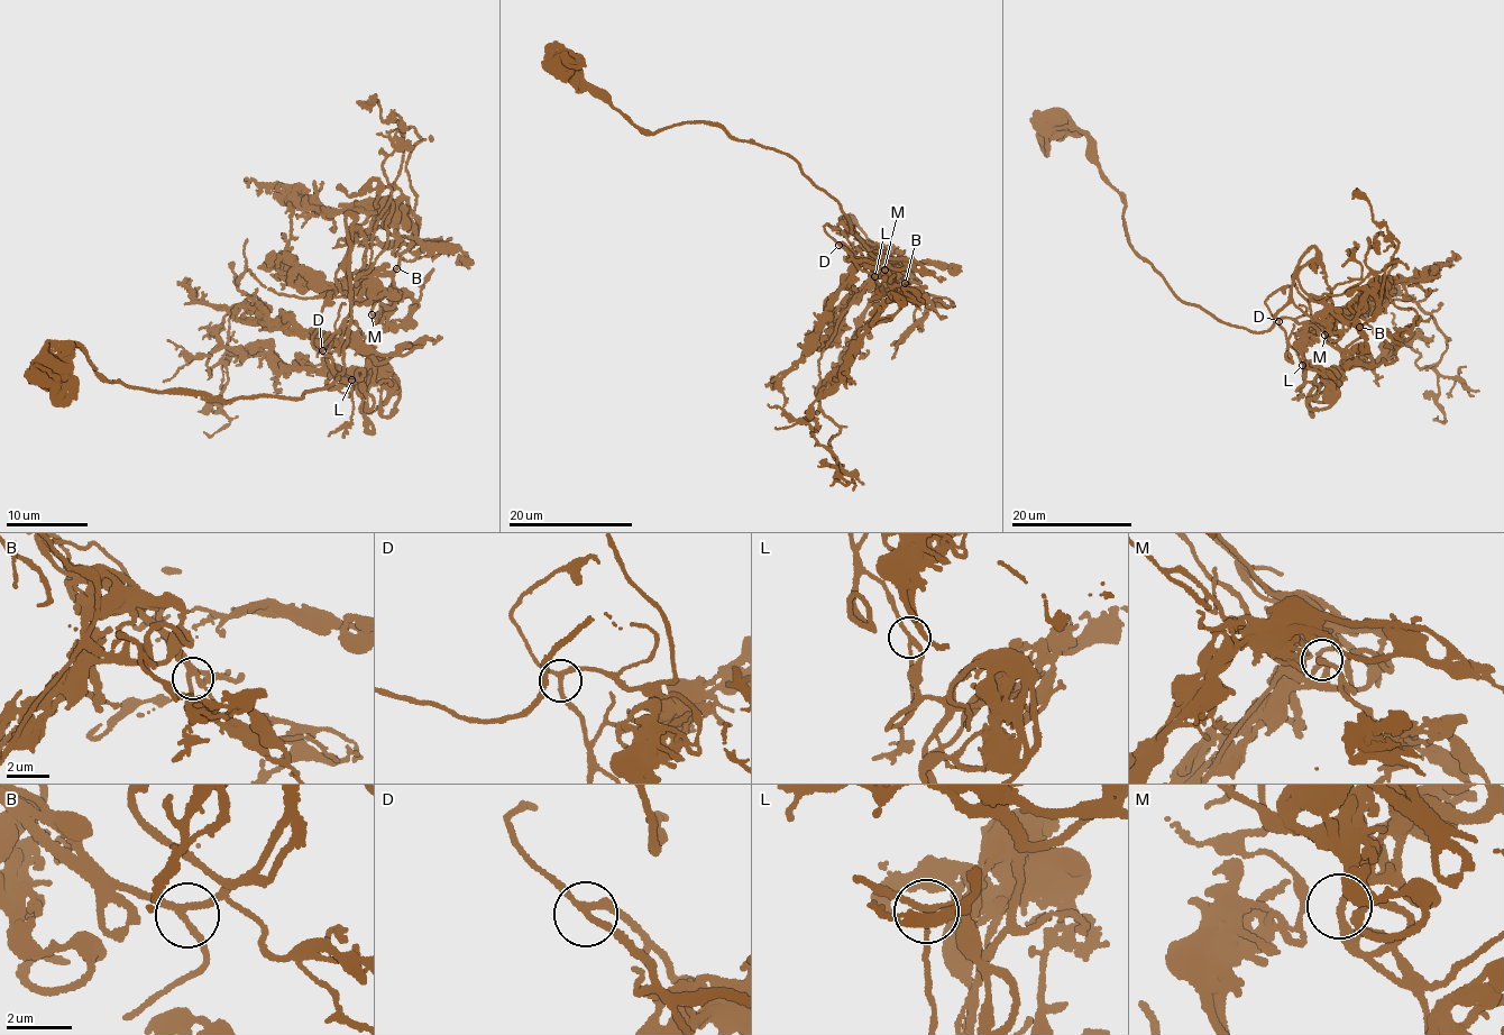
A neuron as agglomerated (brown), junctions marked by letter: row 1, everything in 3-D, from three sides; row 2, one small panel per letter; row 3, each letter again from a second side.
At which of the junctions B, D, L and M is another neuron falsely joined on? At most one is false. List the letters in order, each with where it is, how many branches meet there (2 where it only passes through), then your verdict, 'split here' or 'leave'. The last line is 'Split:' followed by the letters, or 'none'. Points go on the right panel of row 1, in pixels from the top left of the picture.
B: (1359, 327) | 3 | leave
D: (1278, 321) | 3 | leave
L: (1302, 365) | 3 | leave
M: (1324, 335) | 3 | leave
Split: none

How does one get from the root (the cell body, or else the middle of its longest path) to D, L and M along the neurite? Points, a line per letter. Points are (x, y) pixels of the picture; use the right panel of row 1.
D: (1052, 124), (1090, 139), (1130, 245), (1175, 295), (1261, 332), (1293, 274), (1312, 320), (1278, 321)
L: (1052, 124), (1090, 139), (1130, 245), (1184, 301), (1266, 331), (1293, 274), (1312, 319), (1289, 340), (1303, 364)
M: (1052, 124), (1090, 139), (1125, 205), (1130, 245), (1181, 299), (1258, 332), (1293, 302), (1333, 327), (1324, 335)

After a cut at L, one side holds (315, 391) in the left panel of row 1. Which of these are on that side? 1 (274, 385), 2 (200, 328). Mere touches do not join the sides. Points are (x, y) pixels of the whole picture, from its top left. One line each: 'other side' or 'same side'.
1: other side
2: other side

